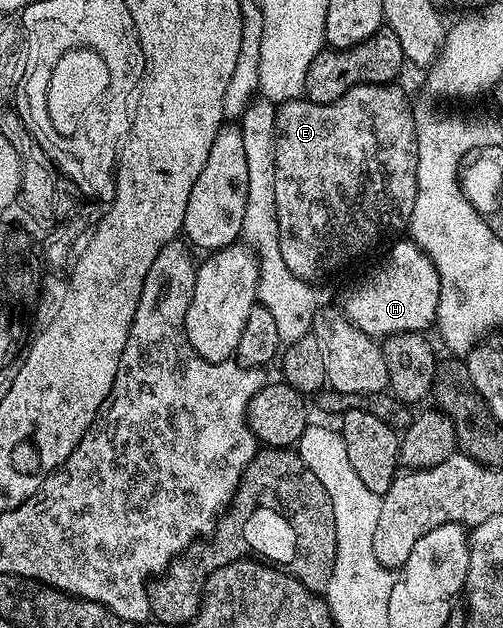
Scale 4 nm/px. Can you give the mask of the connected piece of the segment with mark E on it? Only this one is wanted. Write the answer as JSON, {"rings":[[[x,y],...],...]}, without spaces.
{"rings":[[[390,84],[387,86],[356,86],[347,91],[343,96],[339,96],[339,100],[335,100],[331,104],[315,104],[306,100],[304,97],[297,98],[293,102],[282,102],[277,106],[277,147],[275,148],[275,212],[279,220],[279,252],[283,252],[283,260],[287,263],[287,268],[291,268],[291,272],[295,272],[295,276],[299,276],[304,282],[317,284],[320,278],[328,276],[332,270],[341,270],[348,262],[353,262],[356,258],[361,258],[364,254],[372,252],[376,246],[392,243],[398,237],[397,234],[406,229],[409,225],[409,217],[415,208],[415,196],[417,195],[417,128],[418,119],[413,119],[413,110],[409,107],[409,98],[400,90],[400,85]]]}

